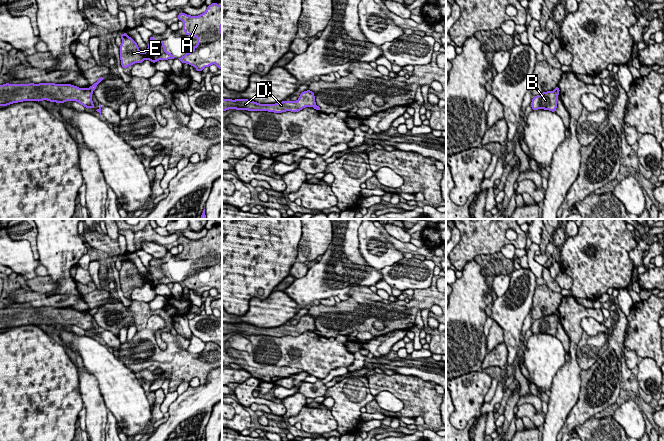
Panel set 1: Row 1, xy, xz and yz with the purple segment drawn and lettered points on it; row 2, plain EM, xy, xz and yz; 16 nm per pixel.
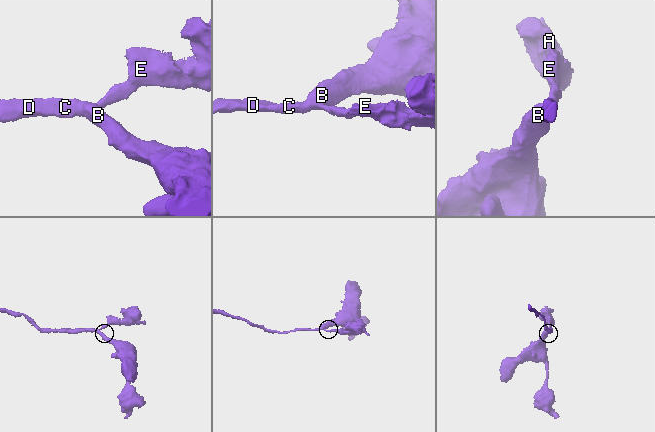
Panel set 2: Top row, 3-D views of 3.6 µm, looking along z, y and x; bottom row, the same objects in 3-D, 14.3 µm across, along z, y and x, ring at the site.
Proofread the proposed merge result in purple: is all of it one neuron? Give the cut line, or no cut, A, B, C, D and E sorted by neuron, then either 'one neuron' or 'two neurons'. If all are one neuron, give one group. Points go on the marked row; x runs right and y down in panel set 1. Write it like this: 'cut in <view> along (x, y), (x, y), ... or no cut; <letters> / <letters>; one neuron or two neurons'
cut in xy along (87, 88), (92, 93); A E / B C D; two neurons

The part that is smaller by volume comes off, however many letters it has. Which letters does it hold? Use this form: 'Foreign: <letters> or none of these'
Foreign: A, E

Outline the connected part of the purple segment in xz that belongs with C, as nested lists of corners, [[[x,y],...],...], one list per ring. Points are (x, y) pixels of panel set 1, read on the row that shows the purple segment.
[[[306,90],[302,92],[297,101],[282,101],[275,104],[260,104],[248,99],[224,99],[222,98],[222,111],[229,109],[248,110],[248,111],[268,111],[282,113],[286,111],[298,112],[305,107],[316,105],[314,92]]]

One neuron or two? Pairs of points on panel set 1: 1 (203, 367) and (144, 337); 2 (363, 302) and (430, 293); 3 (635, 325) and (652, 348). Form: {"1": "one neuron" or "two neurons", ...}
{"1": "one neuron", "2": "one neuron", "3": "one neuron"}

